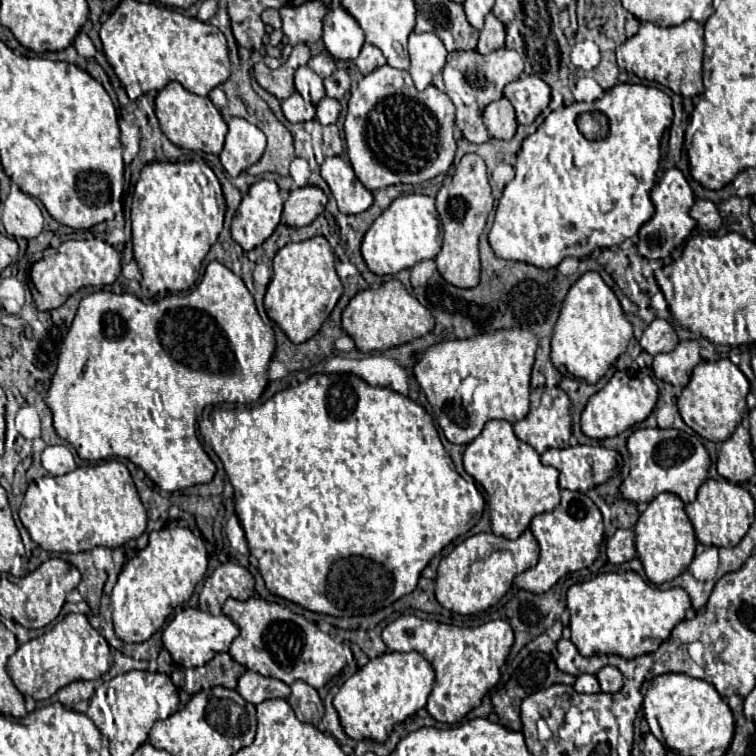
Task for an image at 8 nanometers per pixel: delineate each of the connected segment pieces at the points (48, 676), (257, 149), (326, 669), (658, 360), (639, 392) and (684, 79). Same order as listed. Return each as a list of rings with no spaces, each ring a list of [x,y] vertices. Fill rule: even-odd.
[[[69,613],[63,621],[59,621],[43,635],[19,645],[17,651],[9,657],[7,673],[25,697],[45,701],[73,681],[99,679],[111,669],[111,665],[113,655],[105,637],[89,625],[83,613]]]
[[[241,117],[229,119],[229,133],[225,137],[225,147],[219,155],[221,165],[231,177],[247,171],[255,165],[265,151],[265,133]]]
[[[251,597],[247,601],[227,599],[223,613],[239,627],[239,635],[231,643],[229,655],[249,671],[279,679],[285,685],[305,681],[307,685],[319,689],[354,659],[347,643],[333,641],[327,633],[319,631],[315,623],[279,603],[267,603],[261,597]]]
[[[681,341],[671,353],[657,355],[653,359],[653,373],[657,379],[671,385],[685,387],[689,383],[693,367],[701,361],[697,341]]]
[[[617,371],[609,379],[609,383],[587,401],[587,405],[581,413],[581,429],[591,439],[615,437],[615,435],[627,431],[629,427],[633,427],[635,423],[645,421],[649,417],[649,413],[653,411],[655,403],[657,403],[657,385],[653,383],[653,379],[649,375]]]
[[[685,21],[677,27],[657,27],[653,23],[641,23],[639,31],[617,47],[617,65],[641,79],[657,81],[669,87],[673,93],[693,97],[701,95],[701,61],[705,49],[704,27],[697,21]]]

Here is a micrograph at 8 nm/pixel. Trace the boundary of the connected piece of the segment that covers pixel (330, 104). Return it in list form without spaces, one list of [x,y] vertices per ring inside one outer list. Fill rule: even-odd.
[[[323,97],[317,105],[317,121],[321,125],[329,125],[329,123],[335,123],[337,117],[341,113],[341,105],[337,99],[331,99],[331,97]]]

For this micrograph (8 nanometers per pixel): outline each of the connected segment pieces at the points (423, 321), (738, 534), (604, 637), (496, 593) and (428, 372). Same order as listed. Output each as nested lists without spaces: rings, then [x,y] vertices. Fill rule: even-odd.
[[[389,279],[377,289],[359,291],[343,311],[343,329],[363,353],[387,351],[433,331],[433,315],[403,287],[399,279]]]
[[[707,479],[697,491],[697,499],[685,507],[685,513],[689,515],[689,519],[693,523],[699,543],[703,543],[707,547],[711,547],[711,545],[735,547],[747,533],[749,525],[753,523],[755,503],[747,489],[743,489],[735,483],[729,483],[725,479],[721,479],[721,481]]]
[[[635,571],[603,573],[591,581],[577,583],[567,591],[567,609],[571,611],[571,643],[583,657],[619,655],[635,659],[653,653],[673,627],[681,623],[691,607],[689,595],[681,587],[667,591],[645,583]]]
[[[529,529],[521,533],[515,541],[501,539],[493,533],[477,533],[459,543],[447,557],[441,559],[435,579],[435,597],[445,609],[453,613],[473,615],[485,611],[509,591],[513,577],[537,565],[537,559],[539,545]]]
[[[505,329],[495,333],[477,335],[463,341],[443,341],[431,345],[415,365],[415,377],[431,403],[439,427],[449,443],[467,445],[479,437],[483,425],[491,419],[503,419],[509,423],[521,421],[529,413],[529,377],[535,361],[537,337],[523,329]]]

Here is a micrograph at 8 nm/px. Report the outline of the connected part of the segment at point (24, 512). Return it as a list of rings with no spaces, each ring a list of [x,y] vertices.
[[[107,459],[77,467],[63,477],[45,475],[31,481],[19,507],[19,519],[41,549],[79,553],[99,545],[115,549],[129,539],[137,539],[147,527],[147,509],[137,495],[127,467],[115,459]]]

